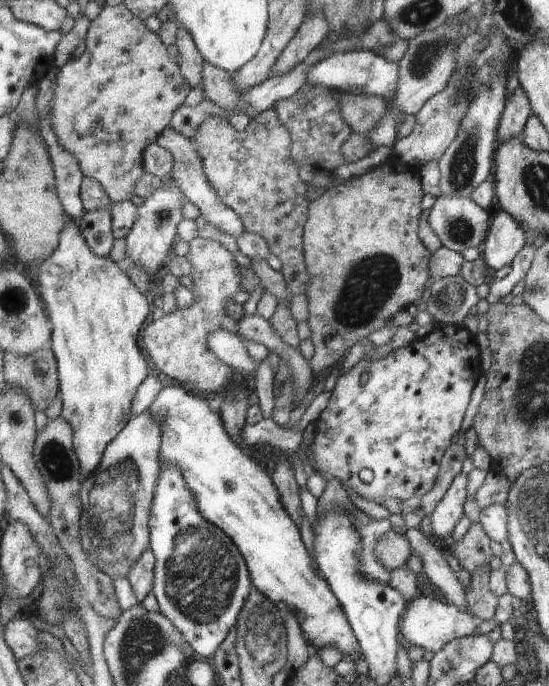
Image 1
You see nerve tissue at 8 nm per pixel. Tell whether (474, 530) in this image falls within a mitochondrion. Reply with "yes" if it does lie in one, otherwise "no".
no

